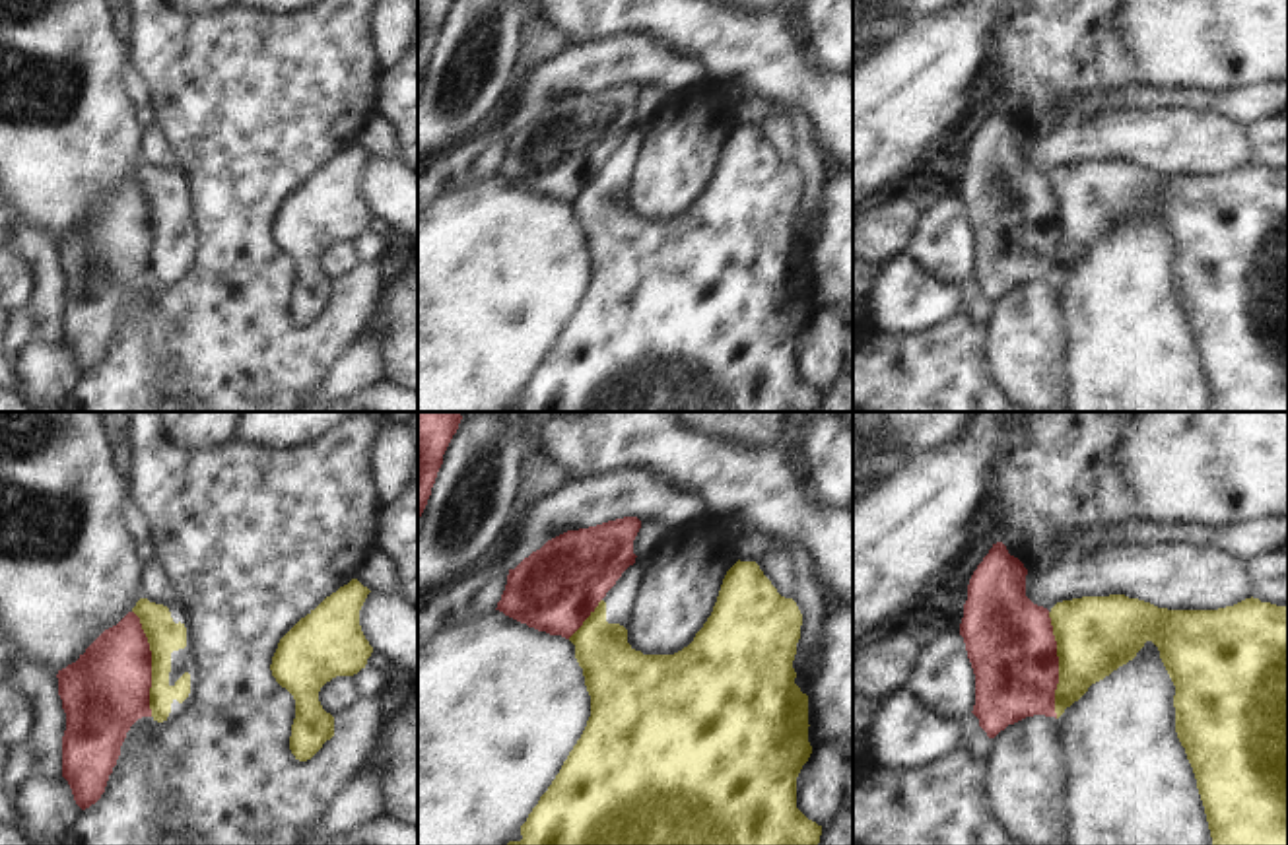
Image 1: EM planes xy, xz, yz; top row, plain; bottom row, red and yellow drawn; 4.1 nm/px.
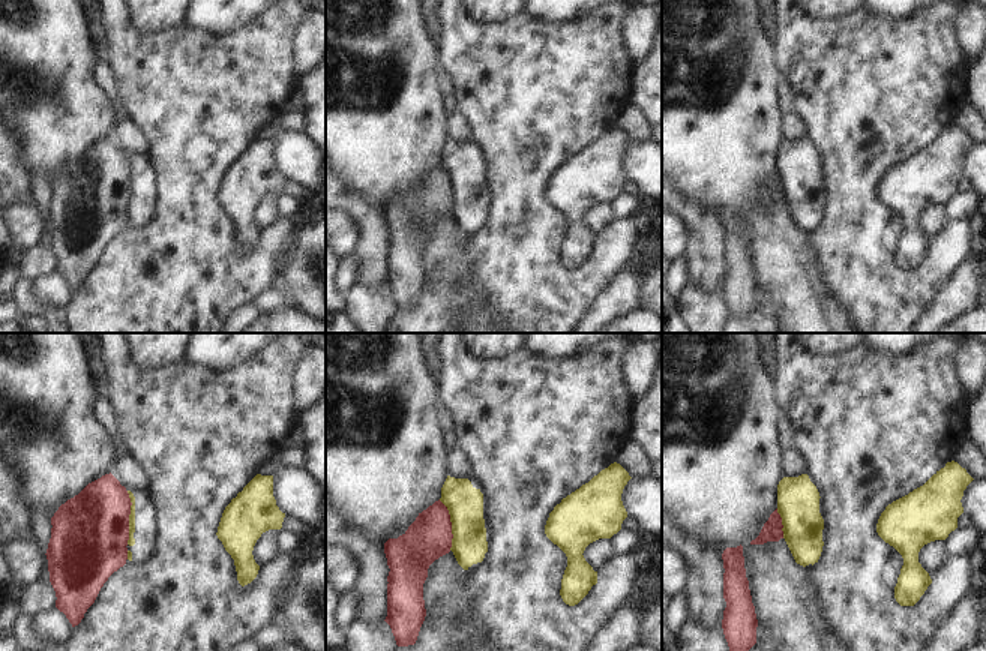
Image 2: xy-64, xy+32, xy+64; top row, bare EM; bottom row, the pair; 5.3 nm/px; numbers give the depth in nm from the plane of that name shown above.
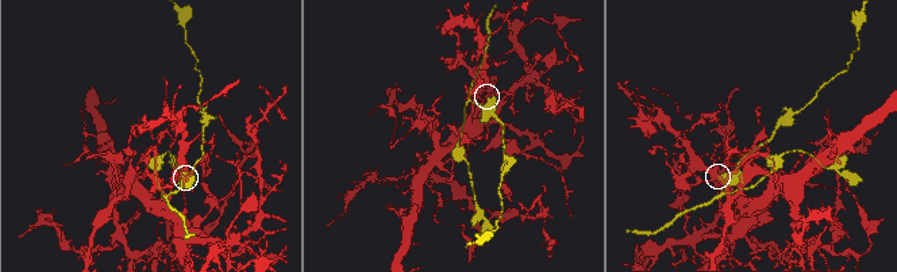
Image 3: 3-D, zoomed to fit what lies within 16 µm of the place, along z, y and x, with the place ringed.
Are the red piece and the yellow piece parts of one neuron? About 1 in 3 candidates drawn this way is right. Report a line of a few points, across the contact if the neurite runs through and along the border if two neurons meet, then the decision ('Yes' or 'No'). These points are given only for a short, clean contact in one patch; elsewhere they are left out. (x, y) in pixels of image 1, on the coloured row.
Line: yz (1048, 612), (1057, 657), (1057, 717). No

